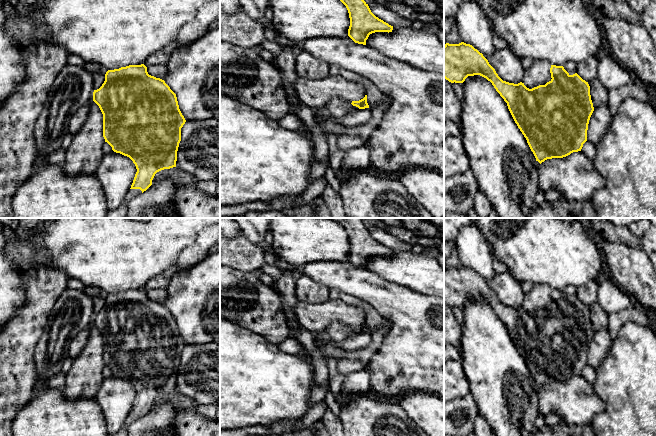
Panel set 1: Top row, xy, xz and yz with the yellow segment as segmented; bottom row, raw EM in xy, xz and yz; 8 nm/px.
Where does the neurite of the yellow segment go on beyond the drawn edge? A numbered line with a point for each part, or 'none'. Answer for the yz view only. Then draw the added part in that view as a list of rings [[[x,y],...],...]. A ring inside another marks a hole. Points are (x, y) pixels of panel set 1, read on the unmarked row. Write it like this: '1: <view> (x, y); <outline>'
1: yz (539, 297); [[[536,284],[532,290],[525,294],[522,307],[529,313],[545,309],[551,305],[551,288],[547,285]]]

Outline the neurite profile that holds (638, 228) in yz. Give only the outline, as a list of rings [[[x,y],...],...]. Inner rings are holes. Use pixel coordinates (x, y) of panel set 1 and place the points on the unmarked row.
[[[643,218],[640,221],[632,223],[629,226],[629,229],[638,239],[642,239],[649,226],[649,220],[647,218]]]

